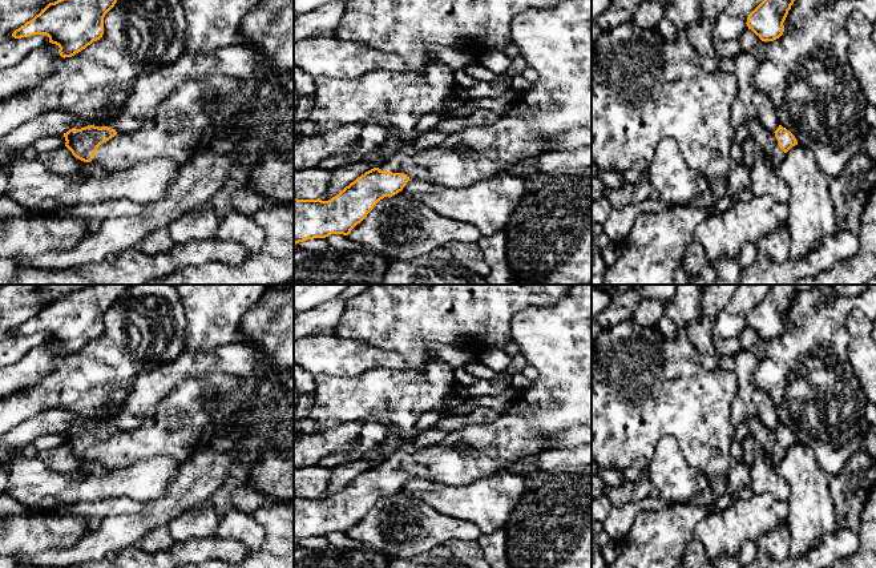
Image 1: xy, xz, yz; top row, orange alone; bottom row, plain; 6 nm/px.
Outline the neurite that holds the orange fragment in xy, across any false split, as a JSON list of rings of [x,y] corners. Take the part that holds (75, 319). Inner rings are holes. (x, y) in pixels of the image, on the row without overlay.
[[[89,285],[77,291],[49,301],[39,313],[12,331],[12,335],[31,335],[45,333],[56,342],[61,355],[72,355],[104,333],[104,315],[117,298],[133,285]]]

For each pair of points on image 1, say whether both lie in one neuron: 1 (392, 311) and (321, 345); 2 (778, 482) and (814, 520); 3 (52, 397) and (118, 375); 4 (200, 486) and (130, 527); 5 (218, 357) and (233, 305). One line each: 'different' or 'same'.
1: different
2: different
3: same
4: same
5: different

